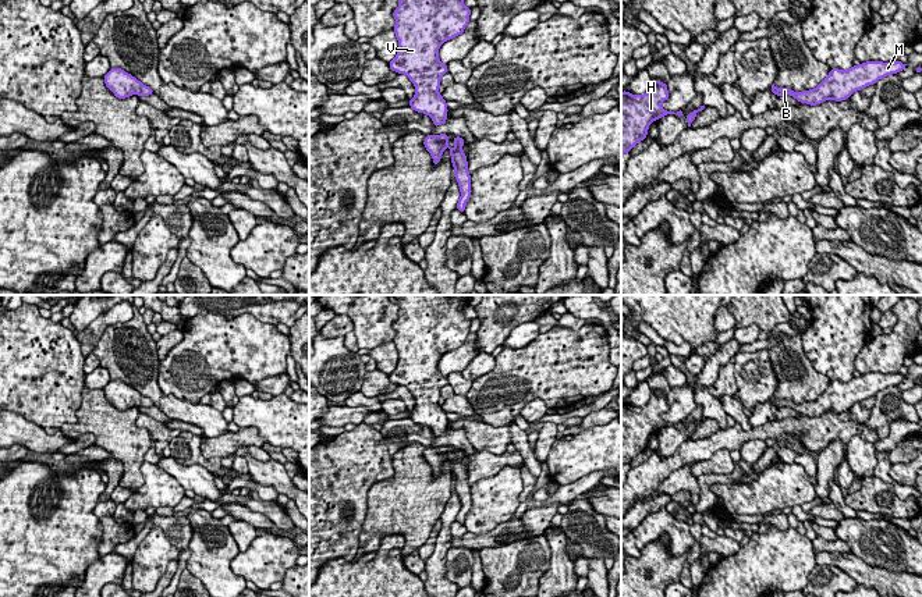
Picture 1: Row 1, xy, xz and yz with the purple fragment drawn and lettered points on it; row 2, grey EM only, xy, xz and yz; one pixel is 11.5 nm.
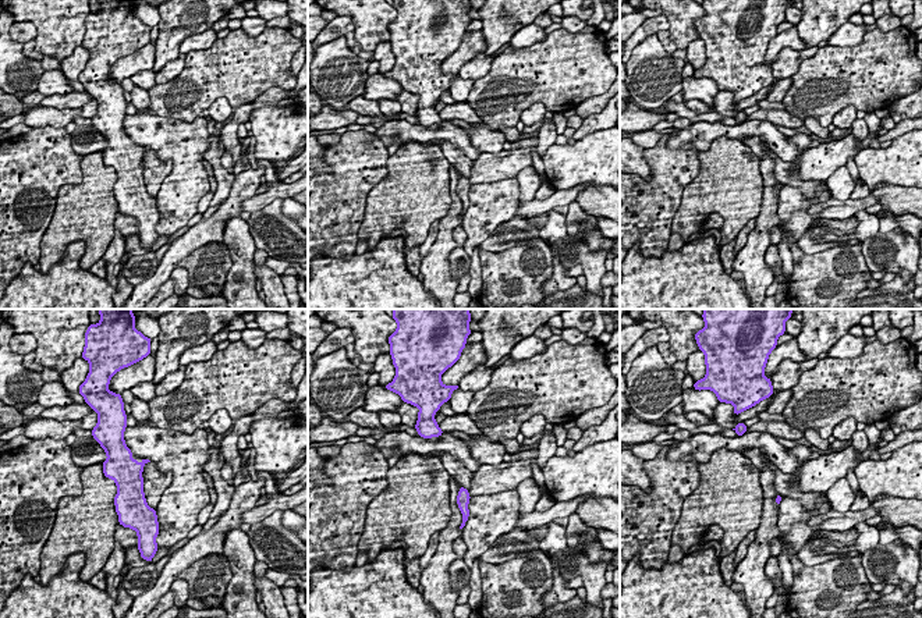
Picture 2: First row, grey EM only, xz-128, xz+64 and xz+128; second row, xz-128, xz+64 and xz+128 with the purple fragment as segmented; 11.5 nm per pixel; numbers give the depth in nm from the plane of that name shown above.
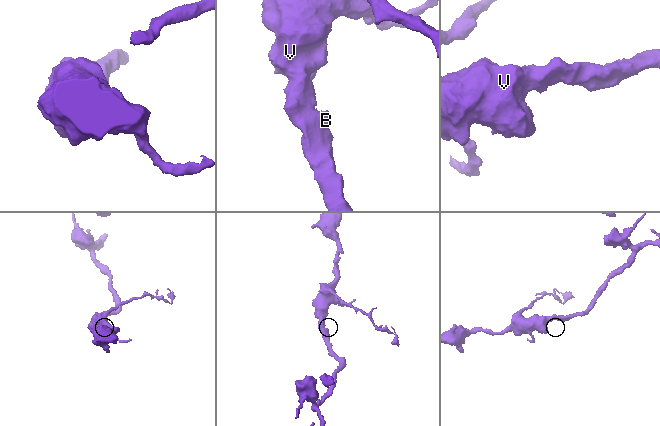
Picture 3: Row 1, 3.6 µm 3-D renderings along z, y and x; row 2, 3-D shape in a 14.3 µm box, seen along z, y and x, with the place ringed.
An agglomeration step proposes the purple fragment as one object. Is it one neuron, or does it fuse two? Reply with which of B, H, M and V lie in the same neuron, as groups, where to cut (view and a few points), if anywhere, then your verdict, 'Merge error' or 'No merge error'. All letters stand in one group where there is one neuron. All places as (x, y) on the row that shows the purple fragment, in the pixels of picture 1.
Groups: B H M V. No split. No merge error

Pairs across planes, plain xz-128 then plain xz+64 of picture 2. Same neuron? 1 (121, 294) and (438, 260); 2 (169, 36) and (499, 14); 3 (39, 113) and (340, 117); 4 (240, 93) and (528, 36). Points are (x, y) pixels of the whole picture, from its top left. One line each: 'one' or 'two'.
1: one
2: one
3: one
4: two

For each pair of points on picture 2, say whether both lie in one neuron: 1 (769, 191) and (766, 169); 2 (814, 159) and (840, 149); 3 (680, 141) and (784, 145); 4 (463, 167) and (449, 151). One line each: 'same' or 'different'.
1: same
2: same
3: same
4: same

